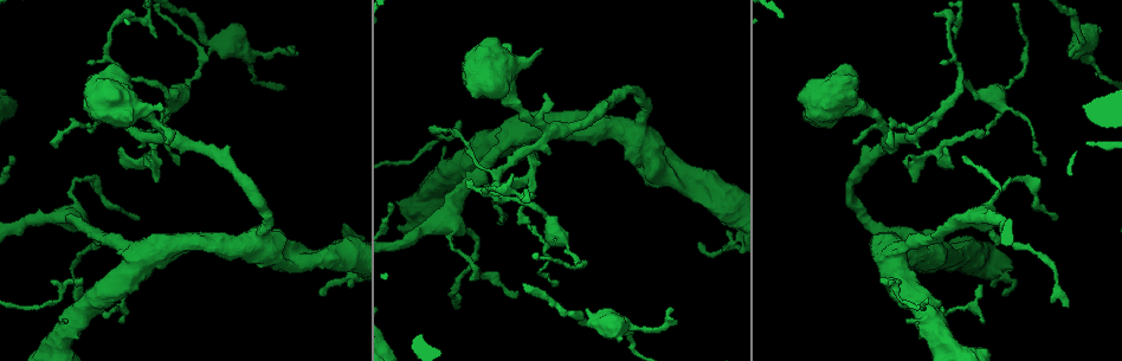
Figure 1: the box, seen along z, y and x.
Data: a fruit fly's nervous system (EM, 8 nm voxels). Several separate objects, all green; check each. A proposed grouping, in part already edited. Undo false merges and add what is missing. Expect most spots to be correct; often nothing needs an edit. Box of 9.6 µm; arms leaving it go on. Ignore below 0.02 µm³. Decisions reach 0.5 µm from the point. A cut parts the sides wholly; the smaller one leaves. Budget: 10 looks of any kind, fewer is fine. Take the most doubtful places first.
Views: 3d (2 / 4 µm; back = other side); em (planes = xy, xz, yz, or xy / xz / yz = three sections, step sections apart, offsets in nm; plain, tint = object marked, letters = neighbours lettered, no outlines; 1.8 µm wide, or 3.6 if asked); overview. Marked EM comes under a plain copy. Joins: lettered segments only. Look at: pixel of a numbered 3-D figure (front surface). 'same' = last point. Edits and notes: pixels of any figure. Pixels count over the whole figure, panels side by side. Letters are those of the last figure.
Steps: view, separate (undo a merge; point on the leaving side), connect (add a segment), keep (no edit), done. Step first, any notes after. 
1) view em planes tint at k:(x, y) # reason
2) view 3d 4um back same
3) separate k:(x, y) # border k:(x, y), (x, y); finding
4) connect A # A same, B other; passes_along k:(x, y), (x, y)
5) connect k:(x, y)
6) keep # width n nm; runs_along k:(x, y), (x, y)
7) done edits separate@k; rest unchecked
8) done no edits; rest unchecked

view em 3.6um planes letters at 1:(586, 322) # thick turns thin

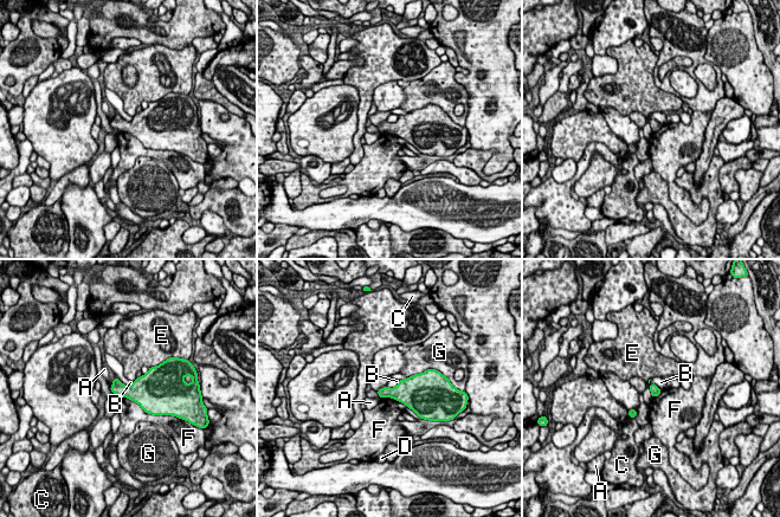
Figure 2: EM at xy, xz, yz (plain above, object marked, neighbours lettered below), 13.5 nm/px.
keep # A other, B other, C other, D other, E other, F other, G other; border 2:(650, 380), (650, 394), (652, 398); all the same neuron

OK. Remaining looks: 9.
view 3d 4um at 1:(261, 236)

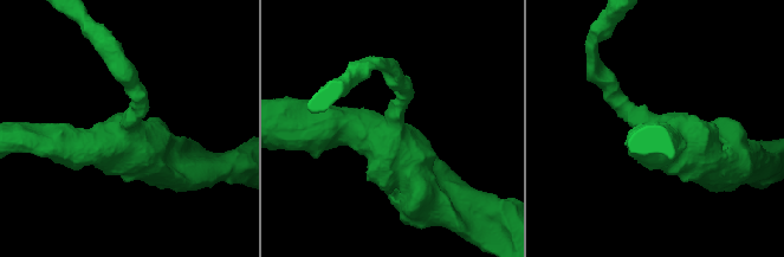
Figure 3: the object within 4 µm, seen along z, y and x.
view em 3.6um planes letters at 3:(130, 122) # need the tissue

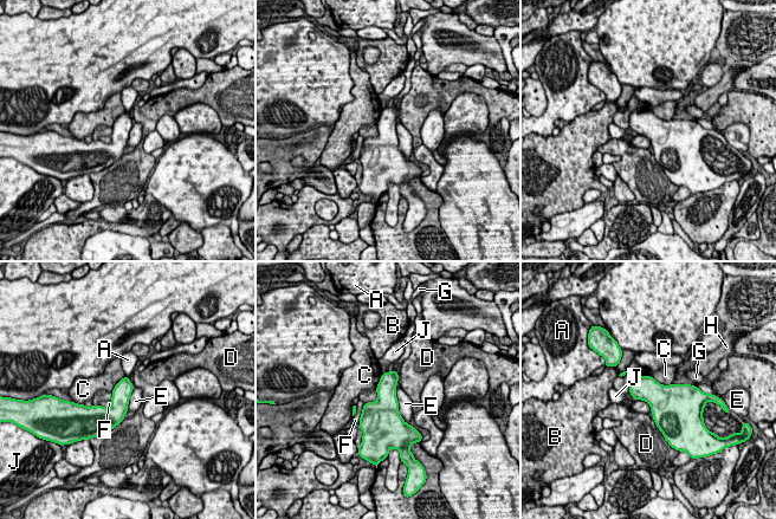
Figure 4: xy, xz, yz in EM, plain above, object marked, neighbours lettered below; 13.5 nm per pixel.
keep # width 260 nm; A other, B other, C other, D other, E other, F other, G other, H other, J other; border 4:(396, 383), (398, 412), (408, 425); continuous, no second neuron

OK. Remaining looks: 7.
view em xy step 16 tint at 1:(169, 93) # three arms meet

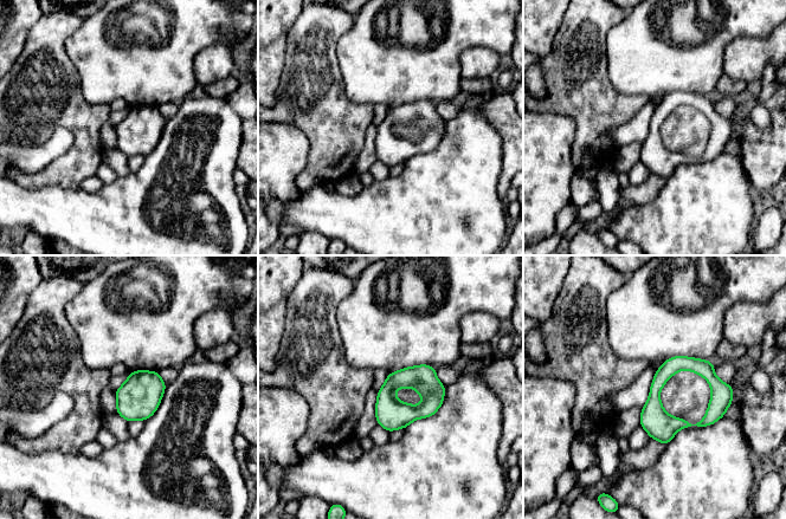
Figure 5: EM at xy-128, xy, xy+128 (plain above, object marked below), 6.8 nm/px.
view em xy step 16 letters same

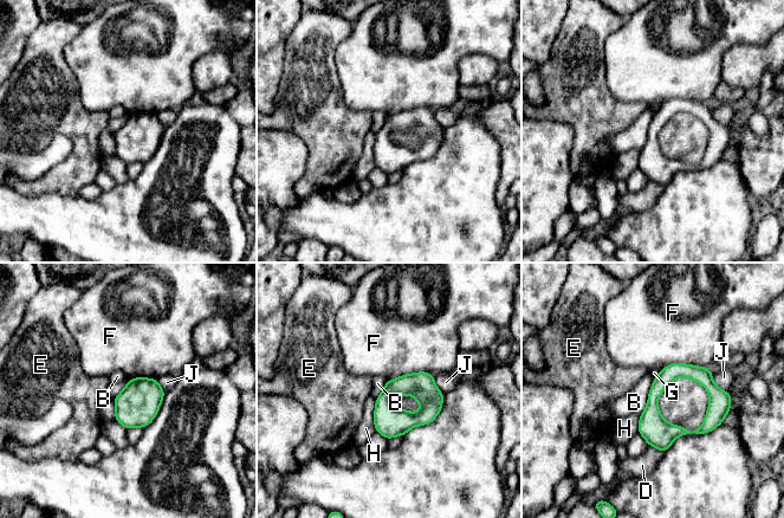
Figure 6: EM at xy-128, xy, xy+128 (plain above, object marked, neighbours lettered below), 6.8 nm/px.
keep # longest_contact F 340 nm; B other, D other, E other, F other, G other, H other, J other; border 6:(654, 377), (647, 405), (640, 415); one neuron here

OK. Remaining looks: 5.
view em xz step 8 letters at 1:(456, 309) # thin end

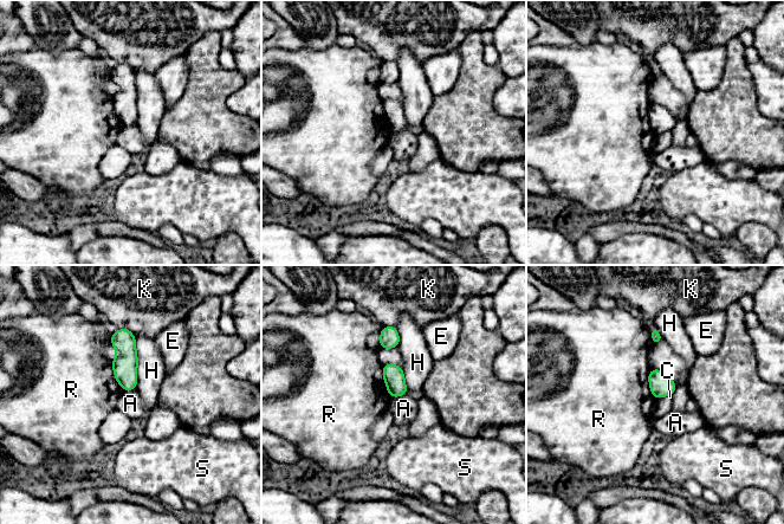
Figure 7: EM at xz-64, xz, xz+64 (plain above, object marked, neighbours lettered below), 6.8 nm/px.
keep # width 140 nm; A other, C other, E other, H other, K other, R other, S other; none of them fits

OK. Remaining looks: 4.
done no edits; rest unchecked

